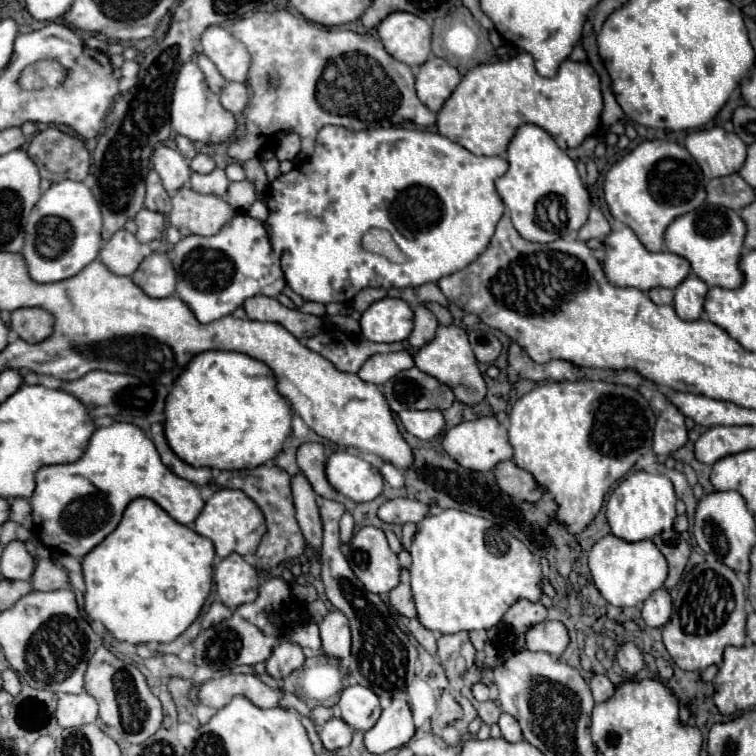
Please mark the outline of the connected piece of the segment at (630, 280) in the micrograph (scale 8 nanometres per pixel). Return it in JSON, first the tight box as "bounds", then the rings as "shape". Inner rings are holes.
{"bounds":[600,227,690,291],"shape":[[[630,227],[614,229],[602,239],[602,243],[604,243],[602,247],[604,257],[600,259],[600,265],[606,273],[606,279],[616,287],[634,287],[640,291],[650,291],[652,287],[674,289],[690,275],[690,263],[684,257],[668,251],[658,251],[658,253],[646,251]]]}

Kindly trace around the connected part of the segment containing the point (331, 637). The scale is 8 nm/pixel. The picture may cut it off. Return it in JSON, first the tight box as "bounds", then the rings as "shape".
{"bounds":[320,609,351,659],"shape":[[[334,609],[322,619],[320,637],[322,637],[322,649],[328,657],[345,659],[351,656],[351,630],[342,611]]]}

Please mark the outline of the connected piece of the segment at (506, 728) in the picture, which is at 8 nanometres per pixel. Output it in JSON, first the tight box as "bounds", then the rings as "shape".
{"bounds":[498,713,522,741],"shape":[[[502,713],[498,725],[500,725],[500,729],[502,729],[502,737],[504,737],[506,741],[520,741],[520,739],[522,739],[520,725],[518,725],[518,721],[516,721],[512,715]]]}

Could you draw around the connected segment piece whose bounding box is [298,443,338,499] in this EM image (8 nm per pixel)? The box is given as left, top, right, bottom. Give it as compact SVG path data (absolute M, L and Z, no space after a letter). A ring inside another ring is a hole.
M302 443L298 447L298 467L312 483L312 489L316 491L316 495L338 499L338 493L326 481L324 461L326 461L326 453L324 453L322 443Z

